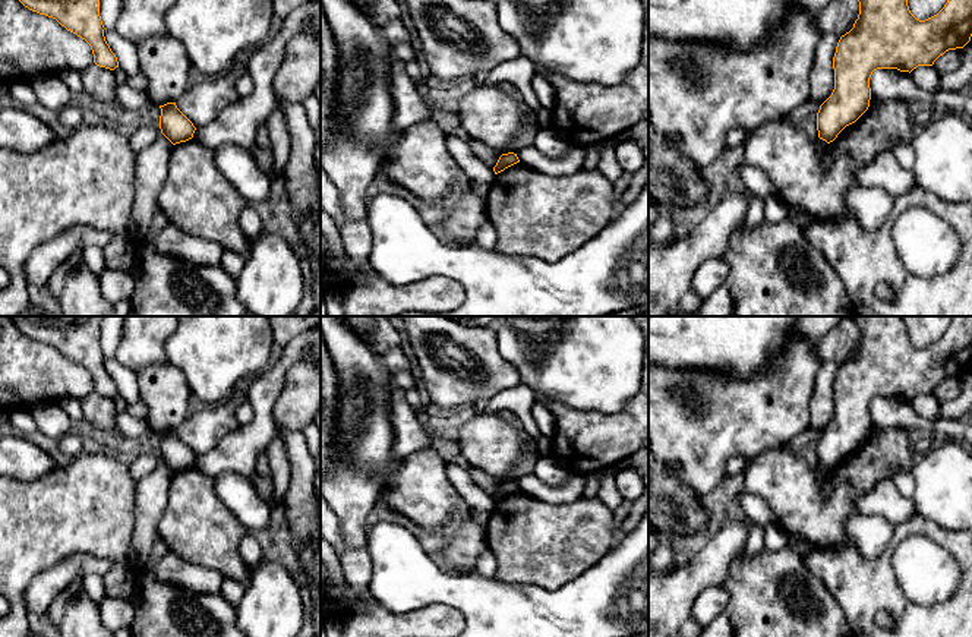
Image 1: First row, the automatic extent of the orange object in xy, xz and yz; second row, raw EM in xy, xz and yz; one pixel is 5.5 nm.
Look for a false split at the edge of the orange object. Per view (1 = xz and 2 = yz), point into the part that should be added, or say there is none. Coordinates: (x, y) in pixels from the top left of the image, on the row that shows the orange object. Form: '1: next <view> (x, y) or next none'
1: next none
2: next none

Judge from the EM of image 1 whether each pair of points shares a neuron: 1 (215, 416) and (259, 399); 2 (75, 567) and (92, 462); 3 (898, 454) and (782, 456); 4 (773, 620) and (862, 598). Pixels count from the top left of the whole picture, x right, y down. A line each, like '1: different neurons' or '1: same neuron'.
1: different neurons
2: different neurons
3: same neuron
4: different neurons

